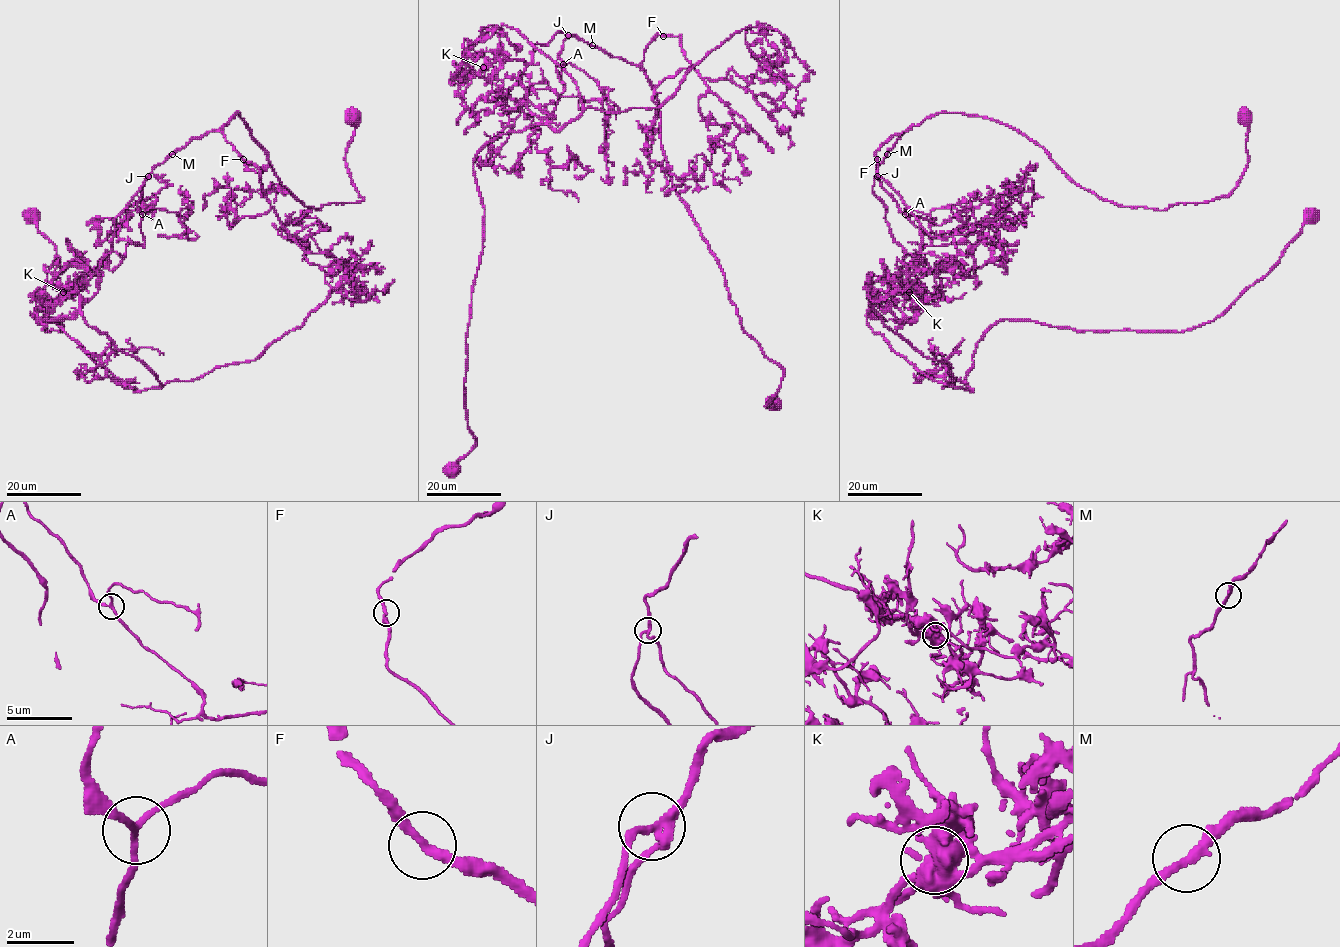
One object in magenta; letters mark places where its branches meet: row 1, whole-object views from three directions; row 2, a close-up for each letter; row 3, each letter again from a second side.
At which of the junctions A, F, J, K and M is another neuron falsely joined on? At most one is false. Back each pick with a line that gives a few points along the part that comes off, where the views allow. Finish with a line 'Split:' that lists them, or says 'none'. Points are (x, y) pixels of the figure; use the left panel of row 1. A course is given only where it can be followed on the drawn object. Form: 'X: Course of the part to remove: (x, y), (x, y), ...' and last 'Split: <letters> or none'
K: Course of the part to remove: (62, 292), (75, 273), (87, 323), (161, 386), (134, 391), (45, 332), (56, 247), (27, 210)
Split: K

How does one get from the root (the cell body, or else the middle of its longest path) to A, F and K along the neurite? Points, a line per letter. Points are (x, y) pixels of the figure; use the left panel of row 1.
A: (30, 216), (56, 250), (45, 332), (144, 391), (75, 274), (148, 177), (142, 213)
F: (30, 216), (56, 250), (45, 332), (136, 391), (193, 380), (351, 268), (309, 262), (243, 159)
K: (30, 216), (56, 250), (45, 332), (58, 320), (136, 391), (162, 385), (86, 322), (75, 273), (62, 292)

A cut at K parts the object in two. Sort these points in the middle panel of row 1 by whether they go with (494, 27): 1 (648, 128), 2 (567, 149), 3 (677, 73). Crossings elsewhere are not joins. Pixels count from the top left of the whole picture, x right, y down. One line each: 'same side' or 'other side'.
1: other side
2: other side
3: other side

